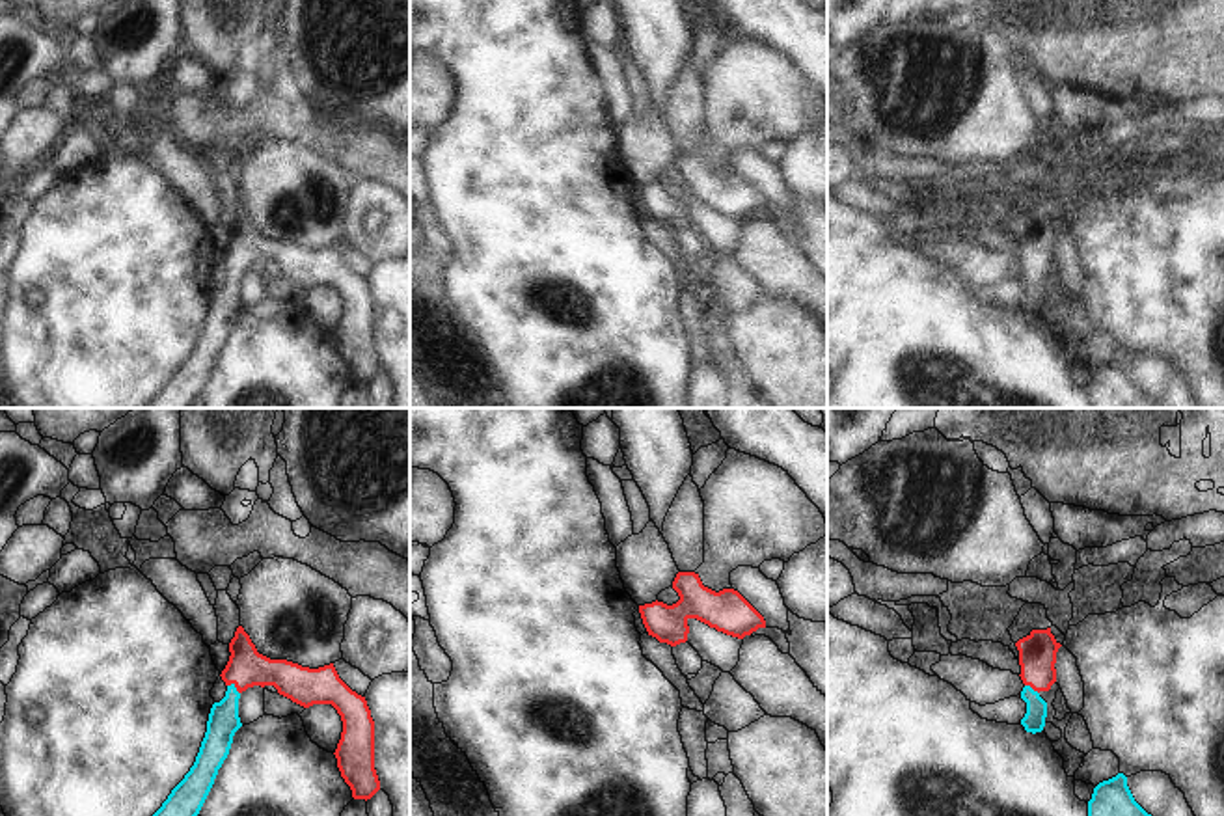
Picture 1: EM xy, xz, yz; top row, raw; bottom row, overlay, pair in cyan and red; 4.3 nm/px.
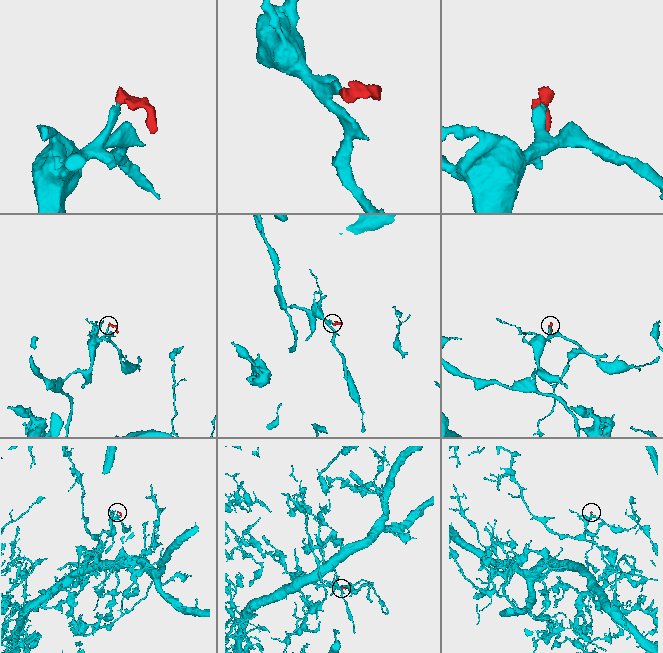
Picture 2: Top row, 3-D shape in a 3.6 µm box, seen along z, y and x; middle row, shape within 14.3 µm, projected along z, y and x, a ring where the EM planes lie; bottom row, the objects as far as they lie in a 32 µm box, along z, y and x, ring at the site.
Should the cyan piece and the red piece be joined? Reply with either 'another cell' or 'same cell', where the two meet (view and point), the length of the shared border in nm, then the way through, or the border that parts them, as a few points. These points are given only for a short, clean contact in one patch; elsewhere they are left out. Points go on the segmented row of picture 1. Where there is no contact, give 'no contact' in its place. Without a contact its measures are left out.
same cell; meets cyan in xy at (235, 688); contact 70 nm long; runs through xy (224, 721), (235, 688), (237, 677), (246, 667)

